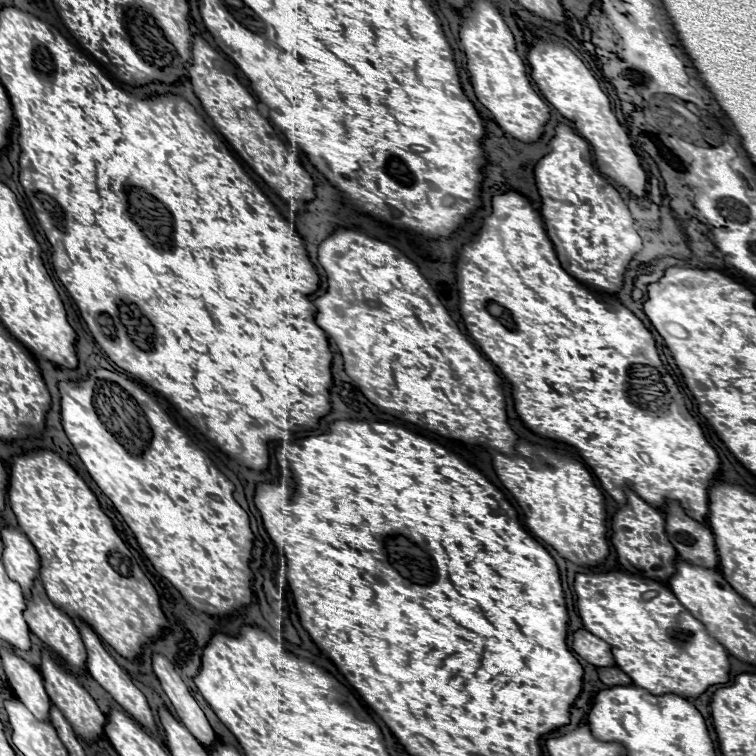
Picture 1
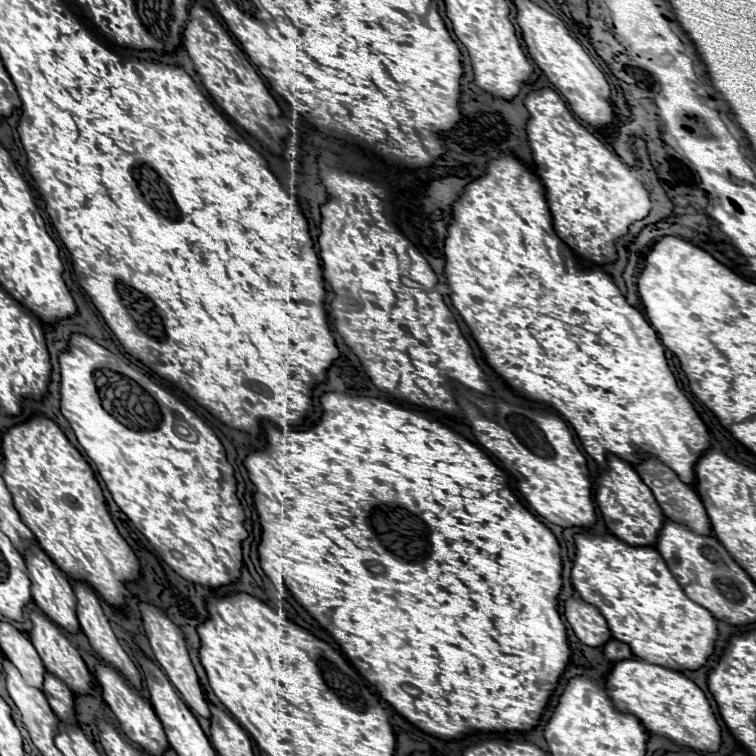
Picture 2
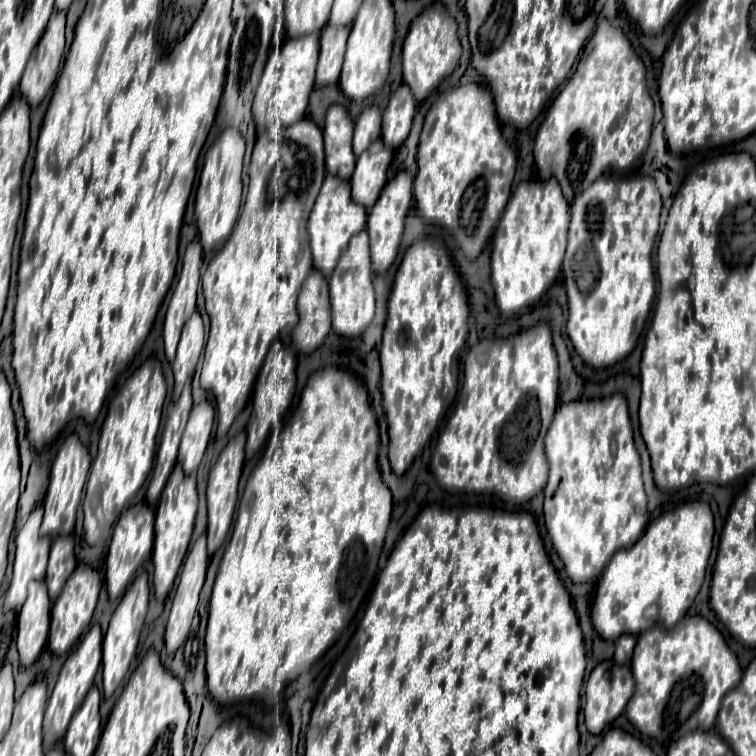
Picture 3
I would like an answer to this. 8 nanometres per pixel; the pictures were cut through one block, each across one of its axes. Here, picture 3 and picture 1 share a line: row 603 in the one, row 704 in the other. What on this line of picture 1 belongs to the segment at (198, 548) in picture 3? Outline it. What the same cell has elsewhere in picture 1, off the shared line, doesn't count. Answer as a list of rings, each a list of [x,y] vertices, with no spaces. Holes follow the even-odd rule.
[[[154,654],[152,666],[154,666],[154,674],[158,676],[164,692],[172,700],[180,722],[194,734],[194,738],[198,738],[198,742],[202,742],[204,746],[212,746],[216,742],[216,734],[212,726],[208,724],[198,702],[192,698],[188,686],[184,684],[180,674],[174,670],[174,664],[166,656]]]

